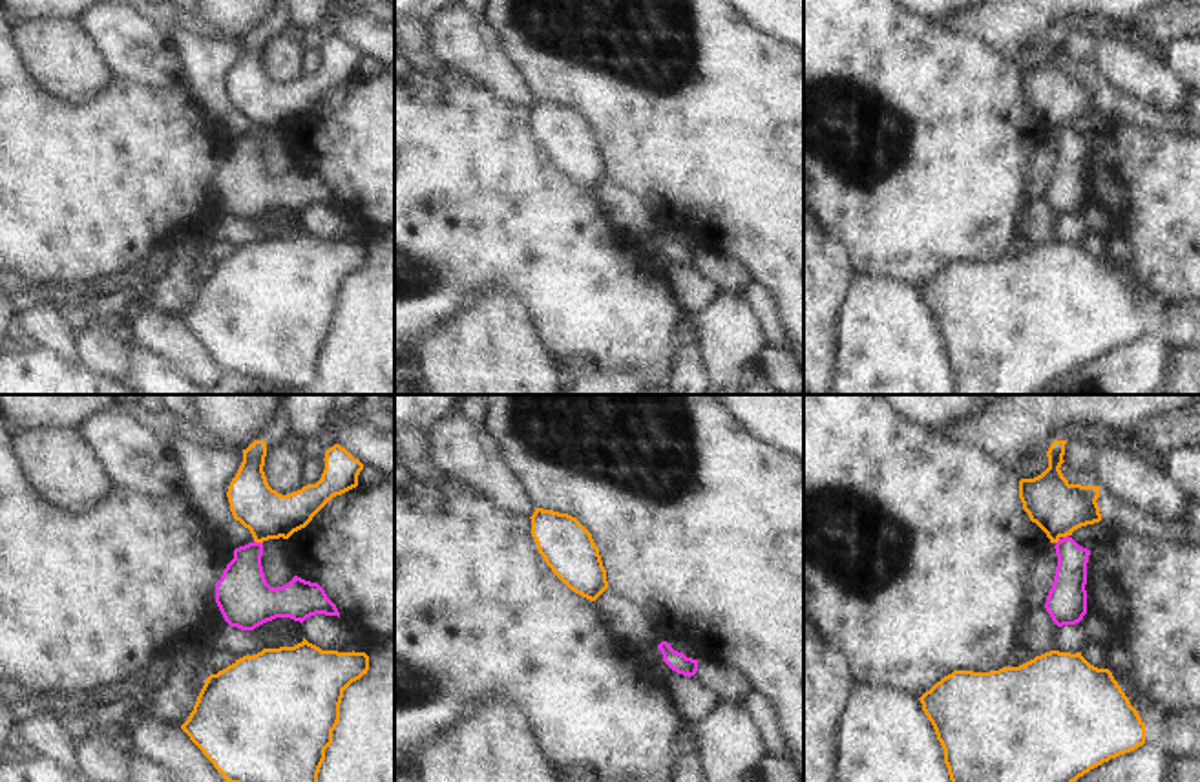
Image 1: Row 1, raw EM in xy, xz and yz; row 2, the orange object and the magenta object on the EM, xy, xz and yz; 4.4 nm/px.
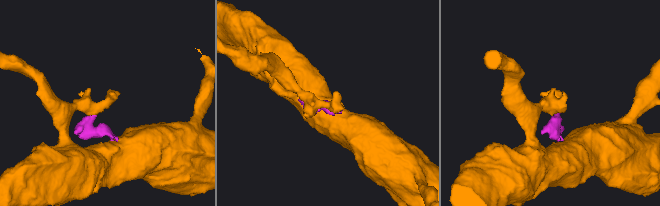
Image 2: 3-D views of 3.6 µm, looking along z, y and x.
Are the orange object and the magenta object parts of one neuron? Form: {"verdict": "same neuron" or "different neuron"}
{"verdict": "different neuron"}

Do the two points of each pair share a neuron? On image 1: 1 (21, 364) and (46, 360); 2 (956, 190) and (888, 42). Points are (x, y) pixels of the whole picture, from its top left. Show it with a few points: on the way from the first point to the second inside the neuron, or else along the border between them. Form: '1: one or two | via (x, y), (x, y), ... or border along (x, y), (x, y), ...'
1: one | via (26, 364), (41, 364)
2: one | via (919, 154), (919, 117), (888, 86), (888, 79)

